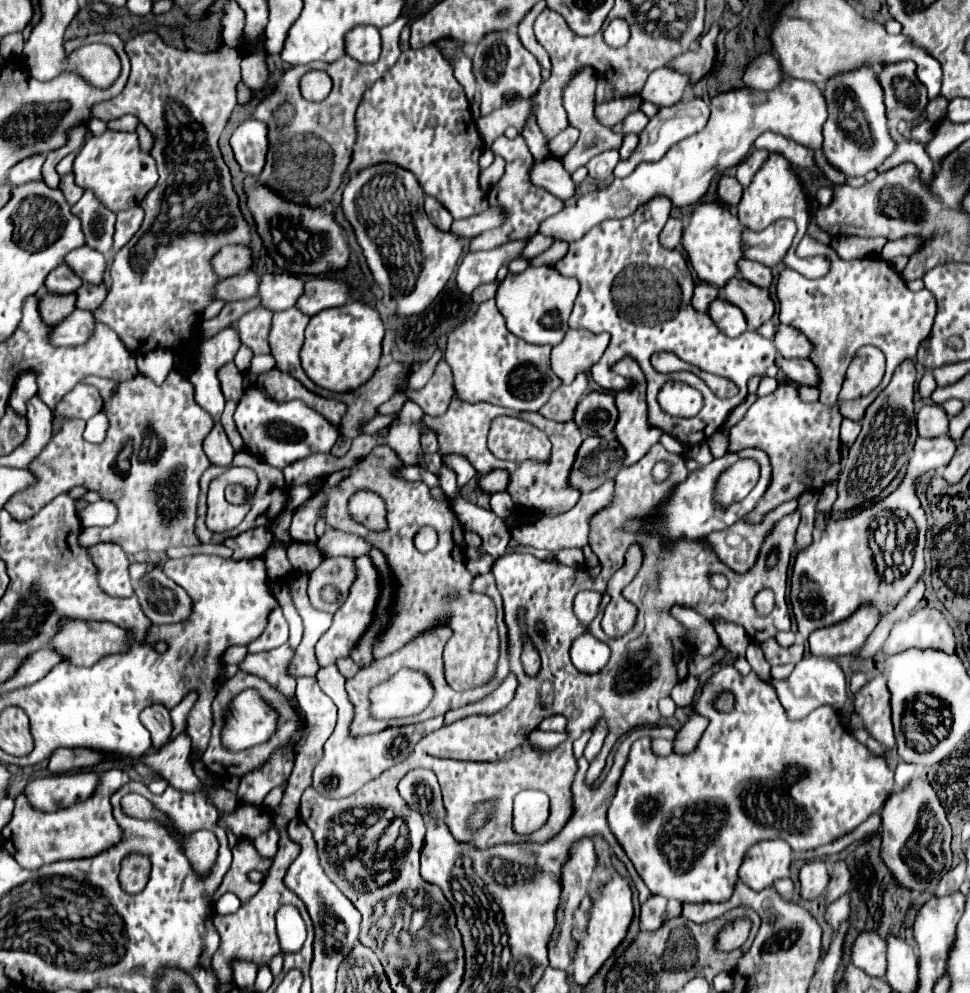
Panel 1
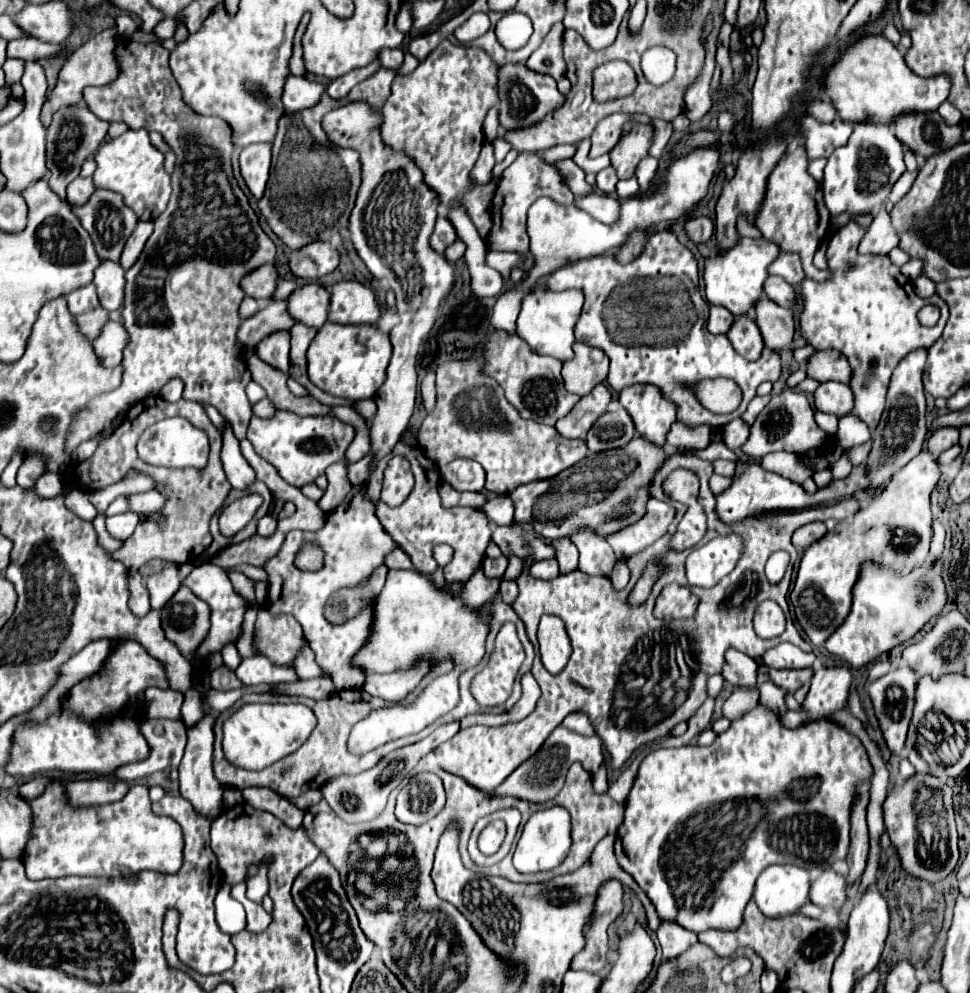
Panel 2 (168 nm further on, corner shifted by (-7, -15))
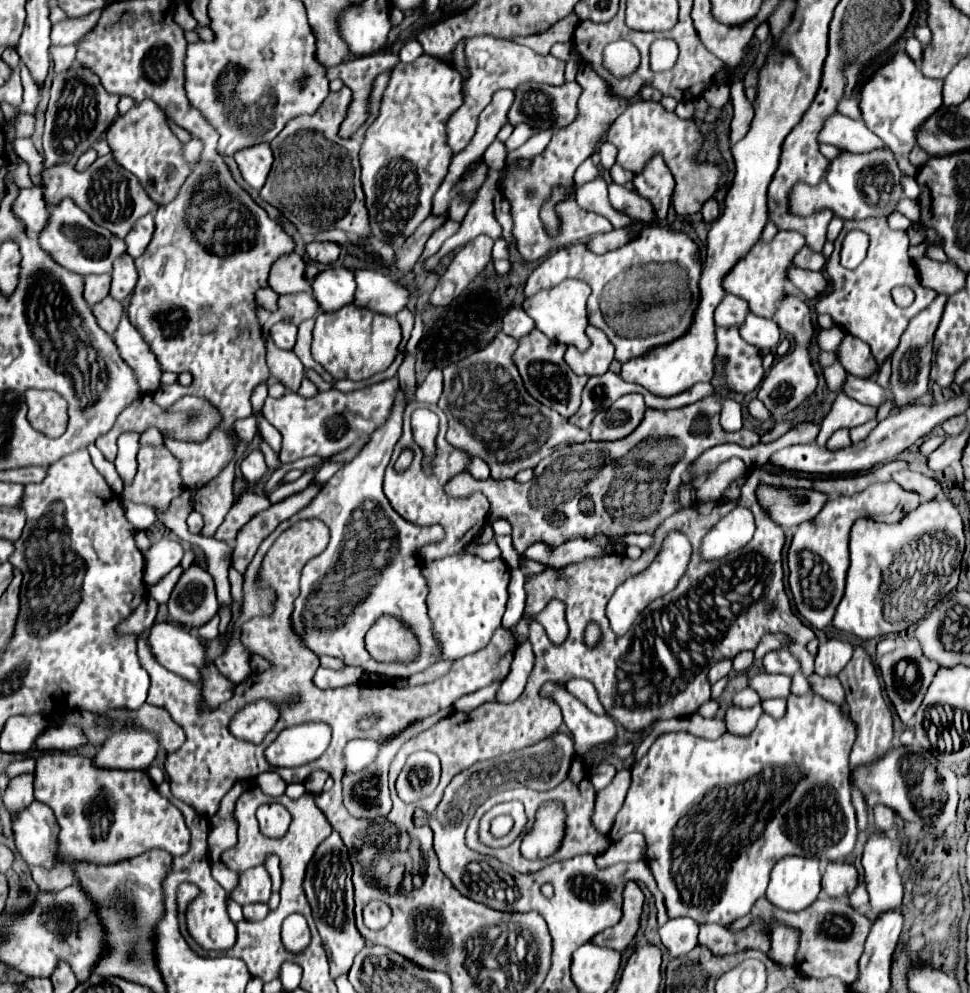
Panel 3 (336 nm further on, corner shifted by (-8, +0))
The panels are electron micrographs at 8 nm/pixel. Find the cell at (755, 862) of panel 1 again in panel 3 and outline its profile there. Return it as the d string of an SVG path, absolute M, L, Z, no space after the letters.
M785 856L777 860L767 886L767 900L781 908L799 912L811 906L821 892L821 872L817 858Z

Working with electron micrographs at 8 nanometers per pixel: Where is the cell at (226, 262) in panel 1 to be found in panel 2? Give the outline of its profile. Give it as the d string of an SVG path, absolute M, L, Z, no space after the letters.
M266 263L264 267L258 267L250 275L246 275L242 287L244 287L246 295L250 295L254 299L270 301L274 291L276 291L276 279L278 279L276 265L274 263Z

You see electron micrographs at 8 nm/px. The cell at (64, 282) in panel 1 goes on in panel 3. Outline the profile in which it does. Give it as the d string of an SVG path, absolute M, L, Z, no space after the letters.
M101 274L101 276L85 276L85 302L89 306L93 306L95 302L99 302L101 298L105 298L109 294L109 282L111 276L109 274Z

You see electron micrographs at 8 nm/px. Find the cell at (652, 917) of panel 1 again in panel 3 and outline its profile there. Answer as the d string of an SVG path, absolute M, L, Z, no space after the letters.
M673 918L673 920L667 920L667 924L659 928L659 934L669 954L681 956L697 946L699 924L689 918Z

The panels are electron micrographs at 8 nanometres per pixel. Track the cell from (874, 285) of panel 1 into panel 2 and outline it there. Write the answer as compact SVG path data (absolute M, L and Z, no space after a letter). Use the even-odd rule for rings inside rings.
M848 221L838 227L834 237L828 243L828 265L830 279L802 283L804 311L800 315L802 335L816 349L838 349L852 363L852 391L856 391L856 411L872 431L878 427L878 421L884 411L884 399L888 391L888 381L894 367L902 361L904 355L916 347L930 347L940 335L948 319L948 305L932 295L930 299L920 299L914 293L914 285L908 277L902 275L900 267L890 261L888 255L858 253L858 245L866 229ZM910 289L910 291L908 291ZM924 305L938 305L940 319L934 327L924 327L916 313ZM878 363L878 375L872 375L872 365Z

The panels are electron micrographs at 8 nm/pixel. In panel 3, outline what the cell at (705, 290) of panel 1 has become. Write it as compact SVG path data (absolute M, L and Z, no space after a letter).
M725 296L721 304L715 308L715 324L717 326L741 326L747 316L747 302L737 296Z

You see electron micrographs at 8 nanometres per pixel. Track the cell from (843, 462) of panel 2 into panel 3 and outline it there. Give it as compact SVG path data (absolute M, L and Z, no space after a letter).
M871 420L871 422L867 422L867 424L863 424L863 426L855 426L855 428L851 428L849 430L849 436L851 436L851 442L853 444L857 444L859 440L863 440L873 428L877 426L877 420Z

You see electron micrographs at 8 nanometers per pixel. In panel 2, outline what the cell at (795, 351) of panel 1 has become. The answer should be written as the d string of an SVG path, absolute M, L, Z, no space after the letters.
M834 349L818 351L808 361L808 377L814 377L818 381L838 381L838 383L850 383L852 367L848 359Z

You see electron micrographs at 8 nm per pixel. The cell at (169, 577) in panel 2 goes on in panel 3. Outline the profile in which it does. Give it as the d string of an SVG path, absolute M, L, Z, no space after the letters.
M181 566L173 568L167 576L163 576L155 586L151 586L151 588L149 588L149 594L151 594L159 604L165 604L165 602L169 600L169 594L171 594L173 586L177 584L177 580L179 580L181 572L183 572L183 568L181 568Z

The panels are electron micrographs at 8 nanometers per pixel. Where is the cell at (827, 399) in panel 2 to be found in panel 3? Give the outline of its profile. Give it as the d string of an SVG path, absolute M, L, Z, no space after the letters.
M847 374L839 392L847 394L849 398L853 398L861 404L869 404L869 406L879 406L887 398L887 392L875 380L857 378L853 374Z

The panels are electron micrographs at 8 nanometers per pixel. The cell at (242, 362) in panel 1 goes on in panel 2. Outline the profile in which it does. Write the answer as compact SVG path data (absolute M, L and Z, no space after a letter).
M250 381L250 383L248 383L246 393L248 393L248 399L250 399L250 403L252 403L252 405L256 405L260 399L264 399L264 397L266 397L266 391L264 391L258 383L254 383L254 381Z

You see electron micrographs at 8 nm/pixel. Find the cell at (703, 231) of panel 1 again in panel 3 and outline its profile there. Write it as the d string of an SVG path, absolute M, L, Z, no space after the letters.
M779 230L771 242L759 240L757 244L753 244L753 250L749 250L741 260L737 260L737 264L733 266L733 270L729 270L729 276L725 276L721 286L725 288L727 294L741 296L743 300L747 300L749 312L763 316L763 318L773 318L775 304L789 290L789 282L785 280L785 272L791 266L793 256L803 246L805 246L805 240L801 234Z

